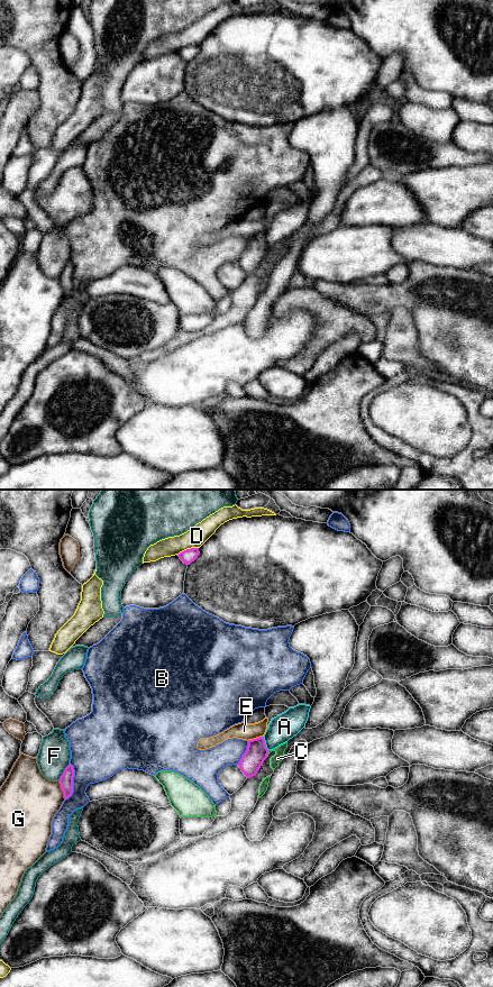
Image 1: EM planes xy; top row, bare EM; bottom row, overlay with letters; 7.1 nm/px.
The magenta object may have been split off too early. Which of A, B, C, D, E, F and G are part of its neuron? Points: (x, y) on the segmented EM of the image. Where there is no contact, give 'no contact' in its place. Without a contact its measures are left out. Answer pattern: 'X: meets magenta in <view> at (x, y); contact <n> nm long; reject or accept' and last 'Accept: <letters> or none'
A: meets magenta in xy at (264, 743); contact 110 nm long; reject
B: meets magenta in xy at (72, 782); contact 280 nm long; reject
C: meets magenta in xy at (267, 754); contact 50 nm long; reject
D: meets magenta in xy at (186, 549); contact 160 nm long; reject
E: meets magenta in xy at (256, 738); contact 120 nm long; reject
F: meets magenta in xy at (64, 771); contact 150 nm long; reject
G: meets magenta in xy at (62, 789); contact 140 nm long; reject
Accept: none

